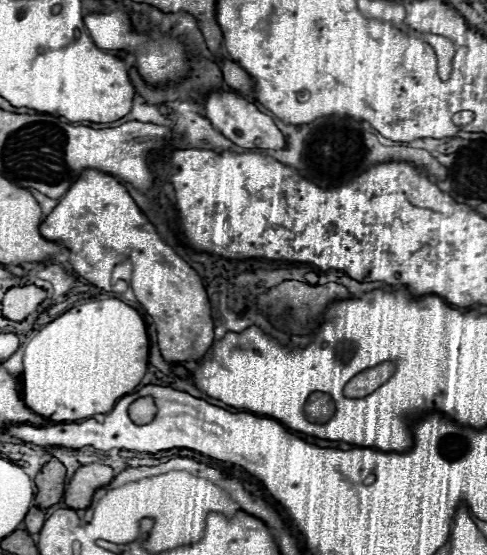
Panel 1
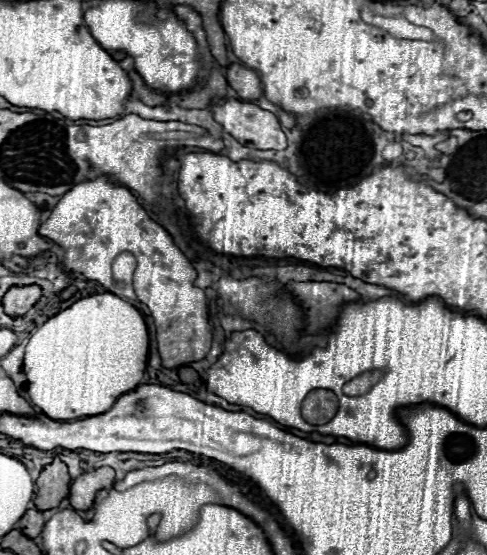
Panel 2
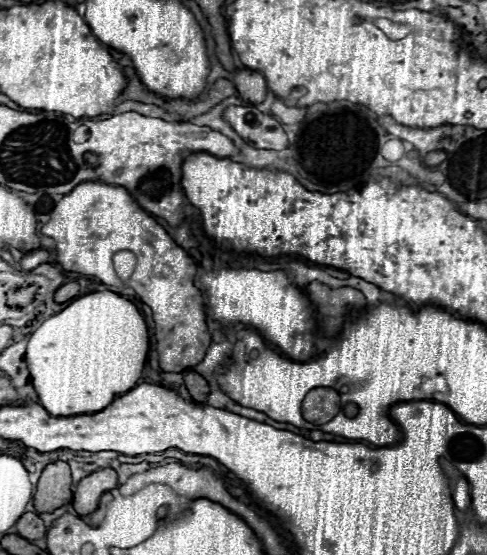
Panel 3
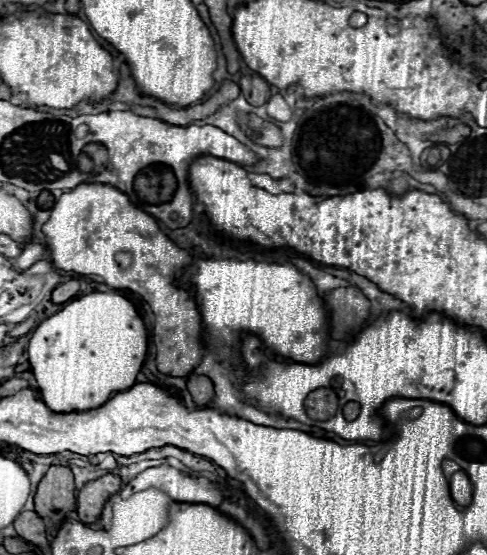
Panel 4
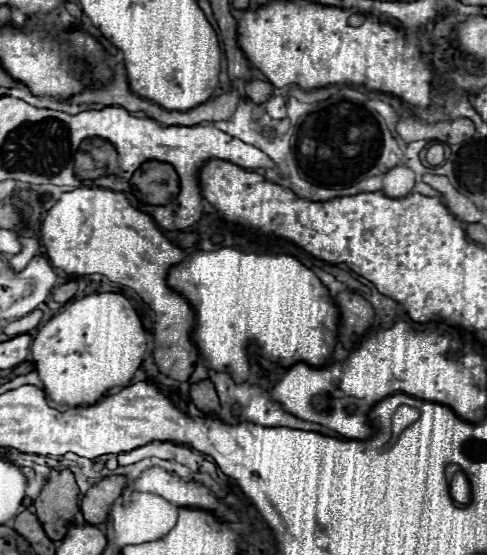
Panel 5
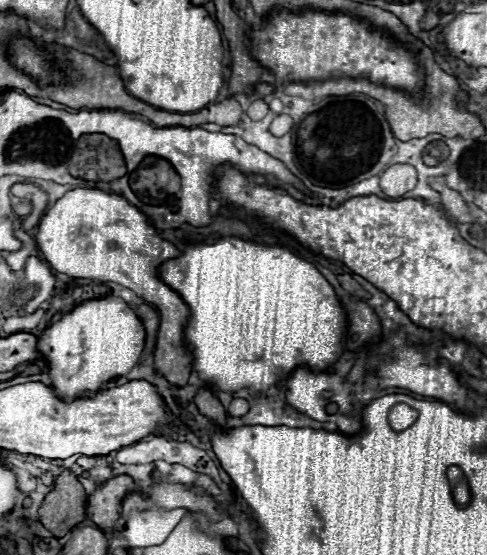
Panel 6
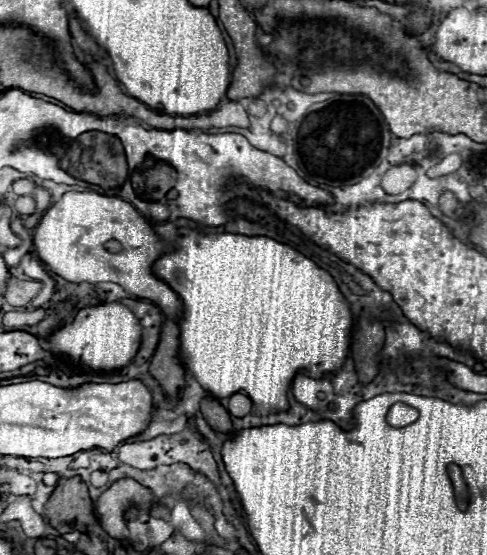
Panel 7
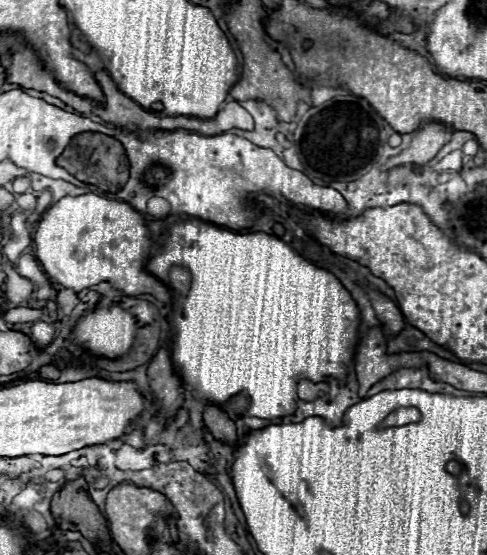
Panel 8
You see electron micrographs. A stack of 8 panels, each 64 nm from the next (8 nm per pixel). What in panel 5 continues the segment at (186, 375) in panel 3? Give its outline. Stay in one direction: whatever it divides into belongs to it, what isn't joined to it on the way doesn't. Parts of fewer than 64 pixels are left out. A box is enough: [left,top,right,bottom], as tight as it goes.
[190,378,220,414]

